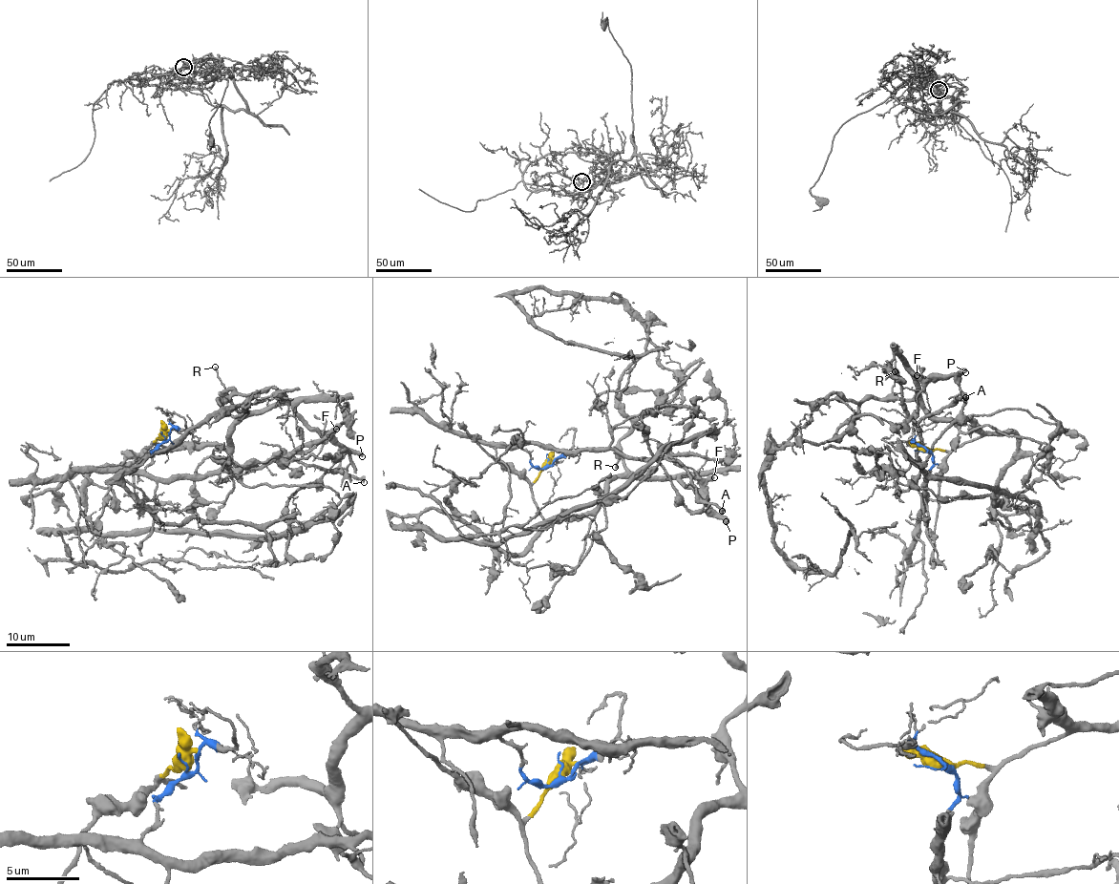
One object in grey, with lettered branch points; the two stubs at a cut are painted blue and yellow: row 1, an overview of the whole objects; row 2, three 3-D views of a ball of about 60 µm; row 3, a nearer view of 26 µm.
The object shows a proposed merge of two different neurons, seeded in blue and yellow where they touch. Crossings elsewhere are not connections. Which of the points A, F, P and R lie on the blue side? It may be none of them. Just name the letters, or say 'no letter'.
A

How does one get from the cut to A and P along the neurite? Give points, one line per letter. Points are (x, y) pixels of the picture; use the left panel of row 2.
A: (165, 439), (146, 468), (158, 478), (240, 471), (293, 455), (326, 473), (338, 471), (364, 482)
P: (165, 439), (153, 443), (173, 449), (219, 444), (225, 448), (240, 421), (287, 405), (315, 430), (362, 456)

